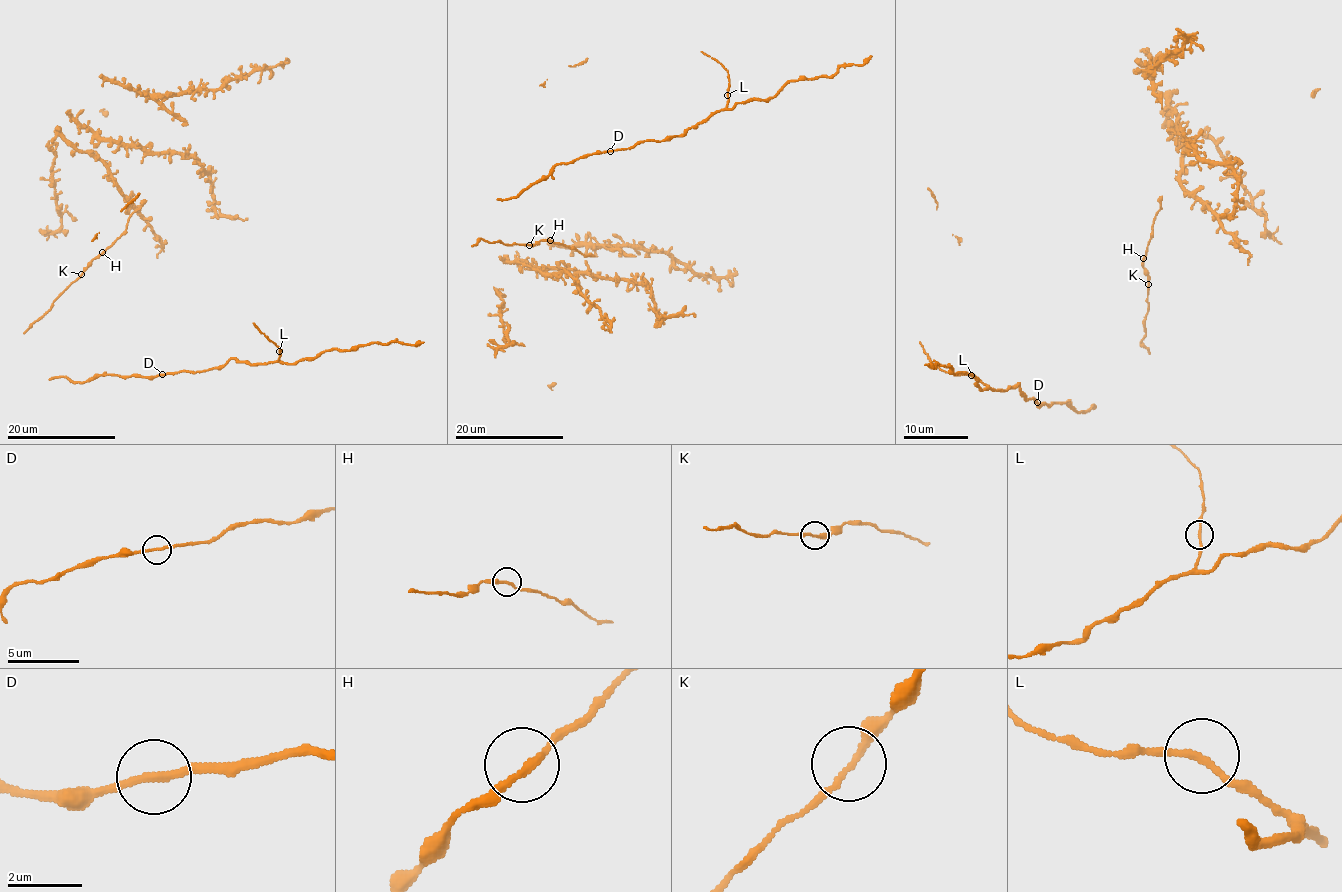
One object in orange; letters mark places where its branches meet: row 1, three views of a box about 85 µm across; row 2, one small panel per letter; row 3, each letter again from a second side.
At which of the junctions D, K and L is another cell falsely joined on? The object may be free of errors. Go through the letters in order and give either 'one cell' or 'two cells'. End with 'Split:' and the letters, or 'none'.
D: one cell
K: one cell
L: one cell
Split: none

